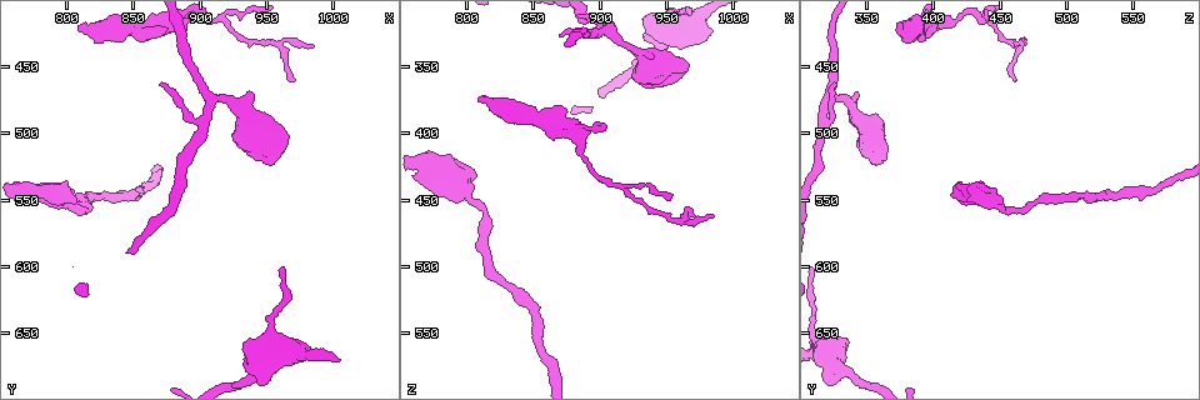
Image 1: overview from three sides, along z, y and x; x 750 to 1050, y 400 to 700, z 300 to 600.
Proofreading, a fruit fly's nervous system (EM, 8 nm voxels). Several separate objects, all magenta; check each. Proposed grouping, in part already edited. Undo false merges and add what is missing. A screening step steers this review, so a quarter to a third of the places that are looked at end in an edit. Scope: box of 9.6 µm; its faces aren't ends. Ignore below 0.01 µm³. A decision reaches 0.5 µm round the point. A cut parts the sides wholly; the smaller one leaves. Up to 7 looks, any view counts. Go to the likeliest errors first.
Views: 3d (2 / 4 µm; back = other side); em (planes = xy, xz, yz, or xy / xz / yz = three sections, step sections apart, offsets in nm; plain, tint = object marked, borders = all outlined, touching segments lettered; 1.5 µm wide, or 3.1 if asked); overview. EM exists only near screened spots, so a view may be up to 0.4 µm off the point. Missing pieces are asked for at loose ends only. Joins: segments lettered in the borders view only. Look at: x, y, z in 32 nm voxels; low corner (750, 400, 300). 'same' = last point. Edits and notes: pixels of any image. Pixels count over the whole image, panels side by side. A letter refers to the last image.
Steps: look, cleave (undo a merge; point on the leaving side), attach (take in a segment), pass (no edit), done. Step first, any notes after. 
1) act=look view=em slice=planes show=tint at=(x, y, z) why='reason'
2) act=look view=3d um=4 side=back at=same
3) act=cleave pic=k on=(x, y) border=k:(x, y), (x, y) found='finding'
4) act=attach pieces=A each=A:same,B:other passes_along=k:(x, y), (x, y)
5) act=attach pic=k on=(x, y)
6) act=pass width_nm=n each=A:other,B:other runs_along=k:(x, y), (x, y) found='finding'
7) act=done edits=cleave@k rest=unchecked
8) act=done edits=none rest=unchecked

act=look view=em slice=xz step=8 show=borders at=(810, 422, 376) why='branch stops here'

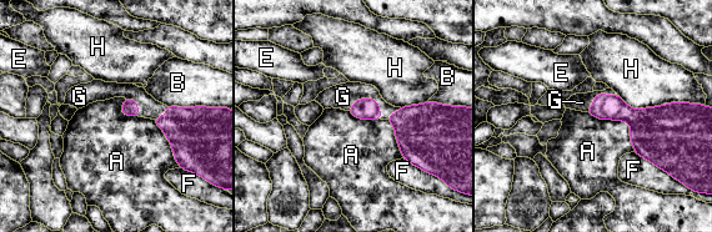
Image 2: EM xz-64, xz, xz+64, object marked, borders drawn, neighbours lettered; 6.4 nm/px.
act=attach pieces=G each=A:other,B:other,E:other,F:other,G:same,H:other found='it goes on there'

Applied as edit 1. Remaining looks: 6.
act=look view=3d um=2 at=(868, 462, 326) why='tapers out'

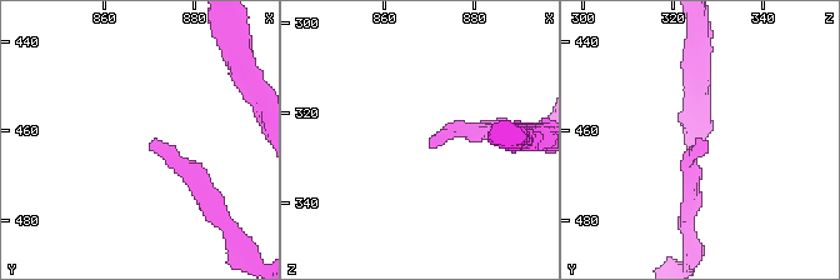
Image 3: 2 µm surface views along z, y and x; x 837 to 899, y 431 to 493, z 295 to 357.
act=look view=em slice=planes show=borders at=(871, 463, 326) why='shape alone is not enough'

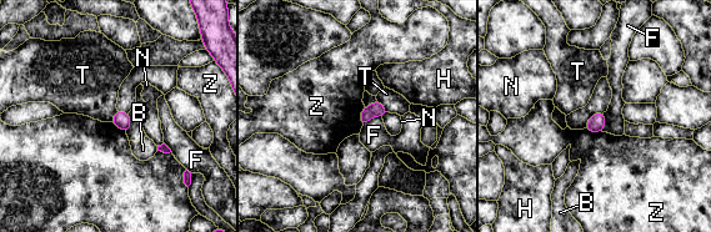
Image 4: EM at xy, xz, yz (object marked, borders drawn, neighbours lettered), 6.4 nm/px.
act=pass each=B:other,F:other,H:other,N:other,T:other,Z:other found='none of them fits'

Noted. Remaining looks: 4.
act=look view=3d um=4 at=(942, 682, 340) why='thick turns thin'

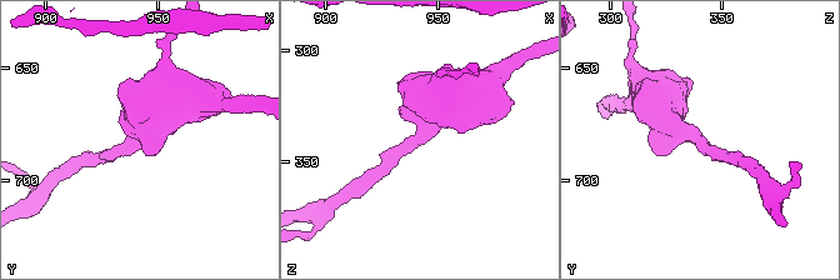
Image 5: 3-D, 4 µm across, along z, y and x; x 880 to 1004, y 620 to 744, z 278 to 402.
act=look view=em slice=planes show=borders at=(941, 681, 339) arm_widths_nm=190,600 why='need the tissue'

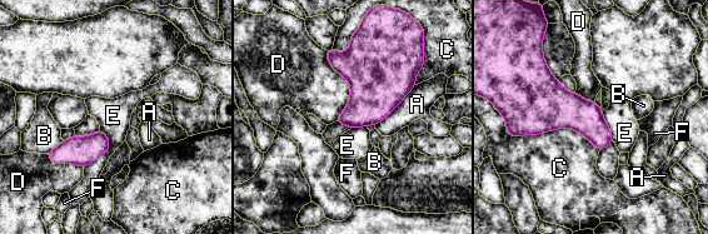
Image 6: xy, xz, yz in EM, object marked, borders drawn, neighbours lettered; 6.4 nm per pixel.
act=pass each=A:other,B:other,C:other,D:other,E:other,F:other border=6:(325, 50), (349, 84), (337, 120) found='one neuron here'

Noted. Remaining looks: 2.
act=done edits=attach@2 rest=unchecked

